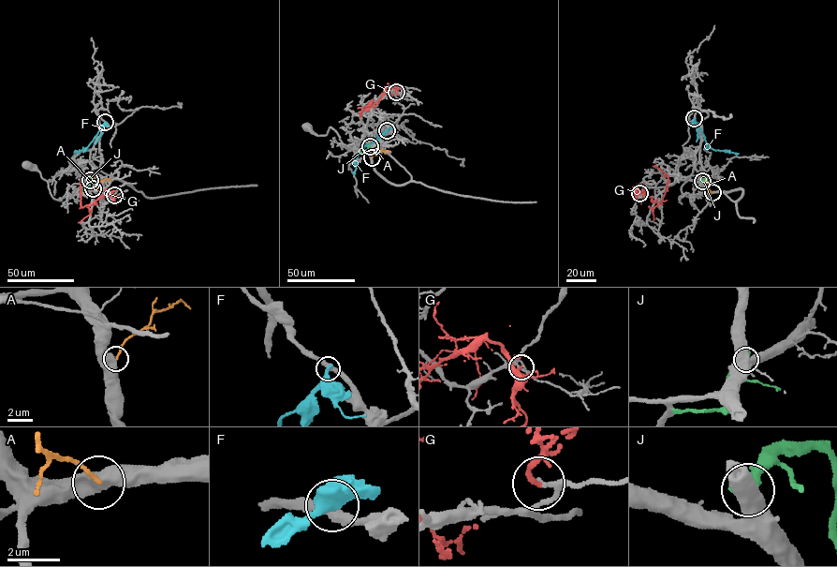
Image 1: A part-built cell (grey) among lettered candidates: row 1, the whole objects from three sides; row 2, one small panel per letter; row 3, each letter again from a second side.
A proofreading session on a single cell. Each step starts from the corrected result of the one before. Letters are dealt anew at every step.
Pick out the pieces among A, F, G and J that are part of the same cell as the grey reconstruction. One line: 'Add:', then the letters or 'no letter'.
Add: no letter

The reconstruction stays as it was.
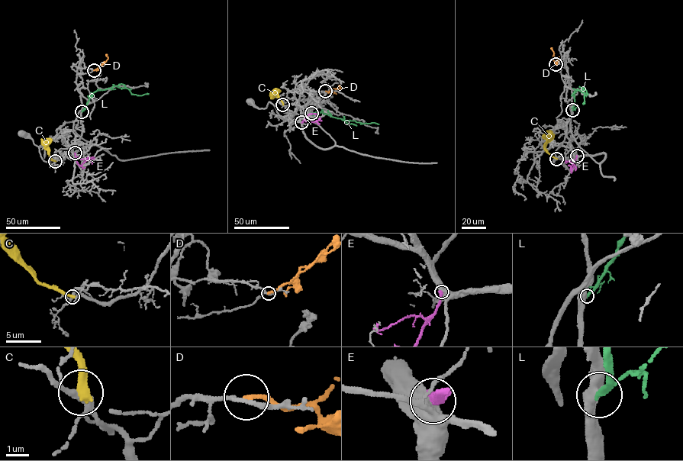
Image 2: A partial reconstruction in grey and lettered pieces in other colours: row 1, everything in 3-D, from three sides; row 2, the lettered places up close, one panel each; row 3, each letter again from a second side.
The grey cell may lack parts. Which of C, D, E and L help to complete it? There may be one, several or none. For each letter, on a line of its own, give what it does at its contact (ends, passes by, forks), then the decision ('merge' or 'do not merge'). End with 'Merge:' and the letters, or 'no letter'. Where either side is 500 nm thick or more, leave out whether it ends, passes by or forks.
C: it ends there; do not merge
D: it ends there; do not merge
E: do not merge
L: it passes by; merge
Merge: L

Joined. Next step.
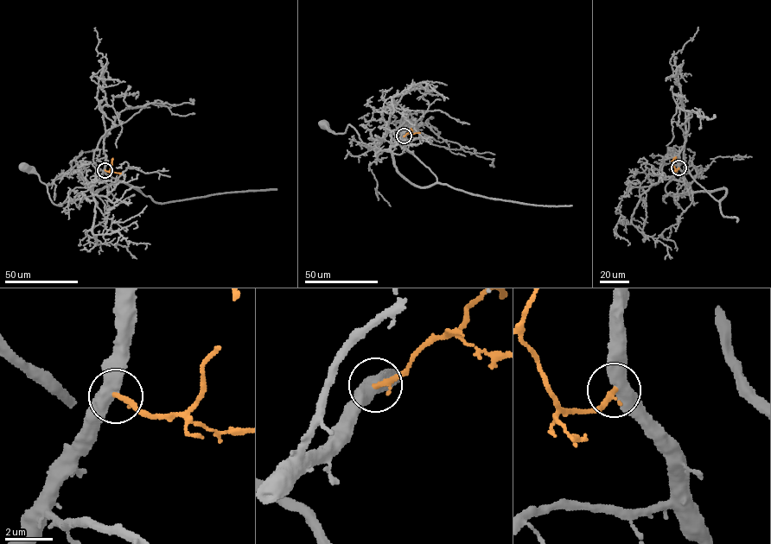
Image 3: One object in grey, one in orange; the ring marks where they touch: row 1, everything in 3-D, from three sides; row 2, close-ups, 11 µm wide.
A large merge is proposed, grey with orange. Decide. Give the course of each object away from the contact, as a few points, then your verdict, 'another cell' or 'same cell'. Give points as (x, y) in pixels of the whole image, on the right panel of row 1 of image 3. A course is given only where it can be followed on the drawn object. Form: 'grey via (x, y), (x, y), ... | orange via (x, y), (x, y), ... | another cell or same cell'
grey via (678, 167), (684, 180), (691, 183), (680, 194), (670, 196), (665, 186), (677, 172), (678, 161), (670, 151) | orange via (678, 167), (675, 169), (673, 165), (675, 156) | same cell

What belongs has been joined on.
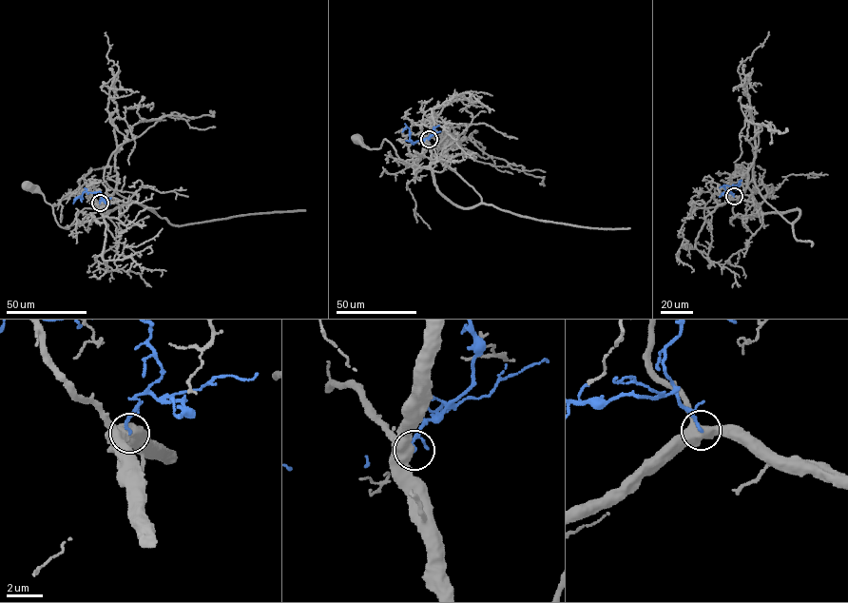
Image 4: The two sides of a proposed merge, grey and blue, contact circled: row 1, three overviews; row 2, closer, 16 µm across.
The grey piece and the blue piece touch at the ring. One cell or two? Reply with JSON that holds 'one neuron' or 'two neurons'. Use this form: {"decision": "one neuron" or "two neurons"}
{"decision": "two neurons"}

